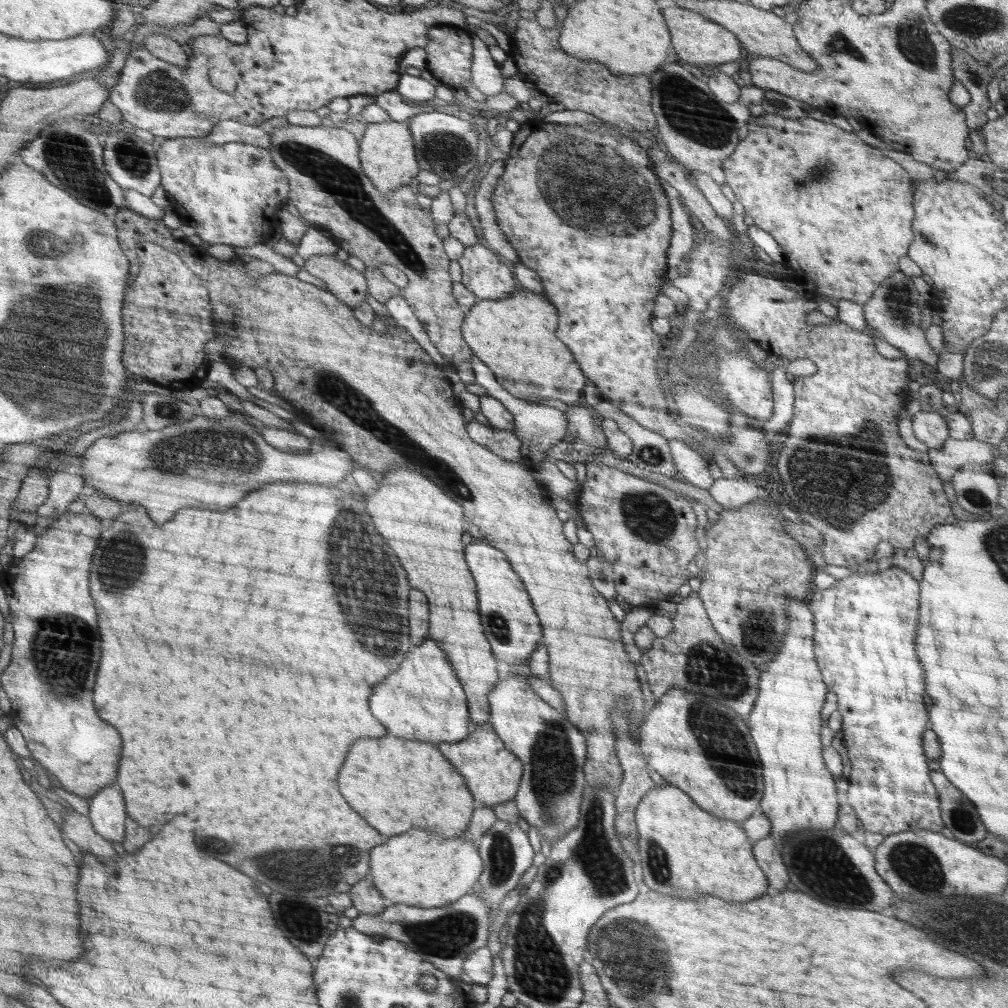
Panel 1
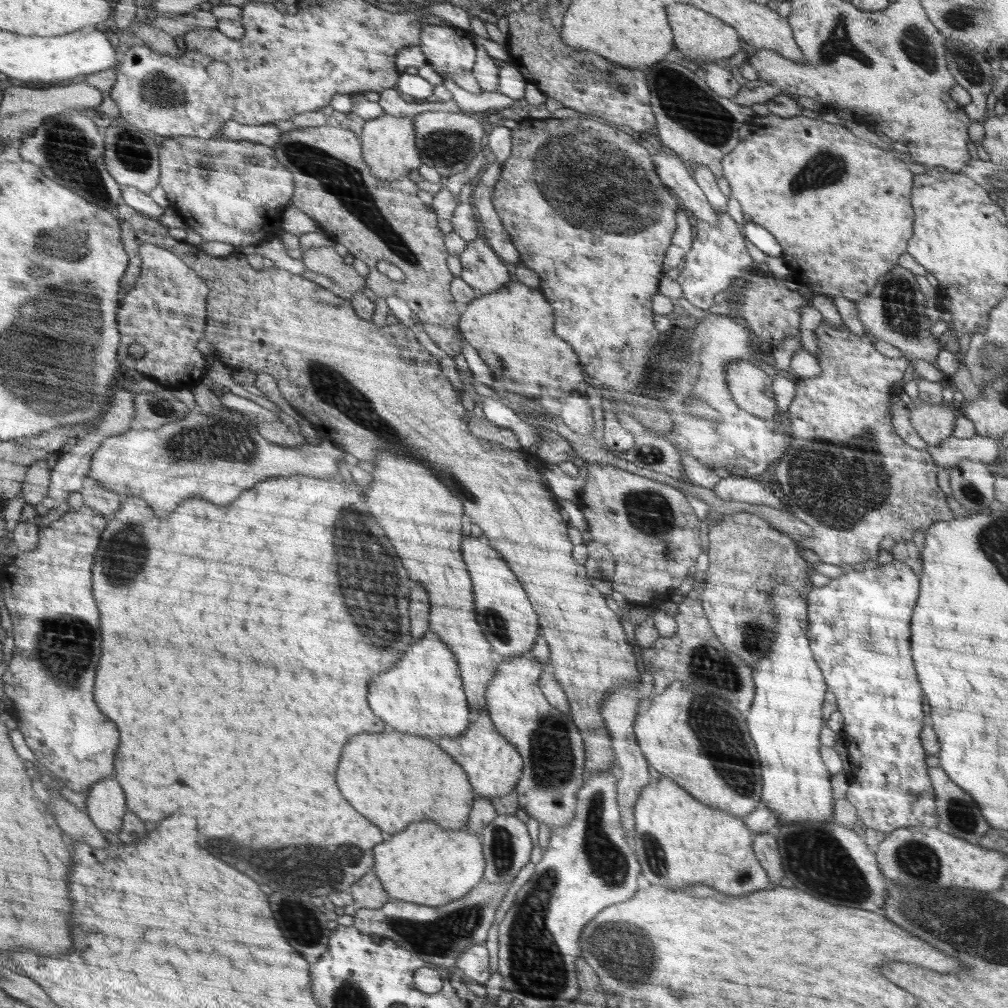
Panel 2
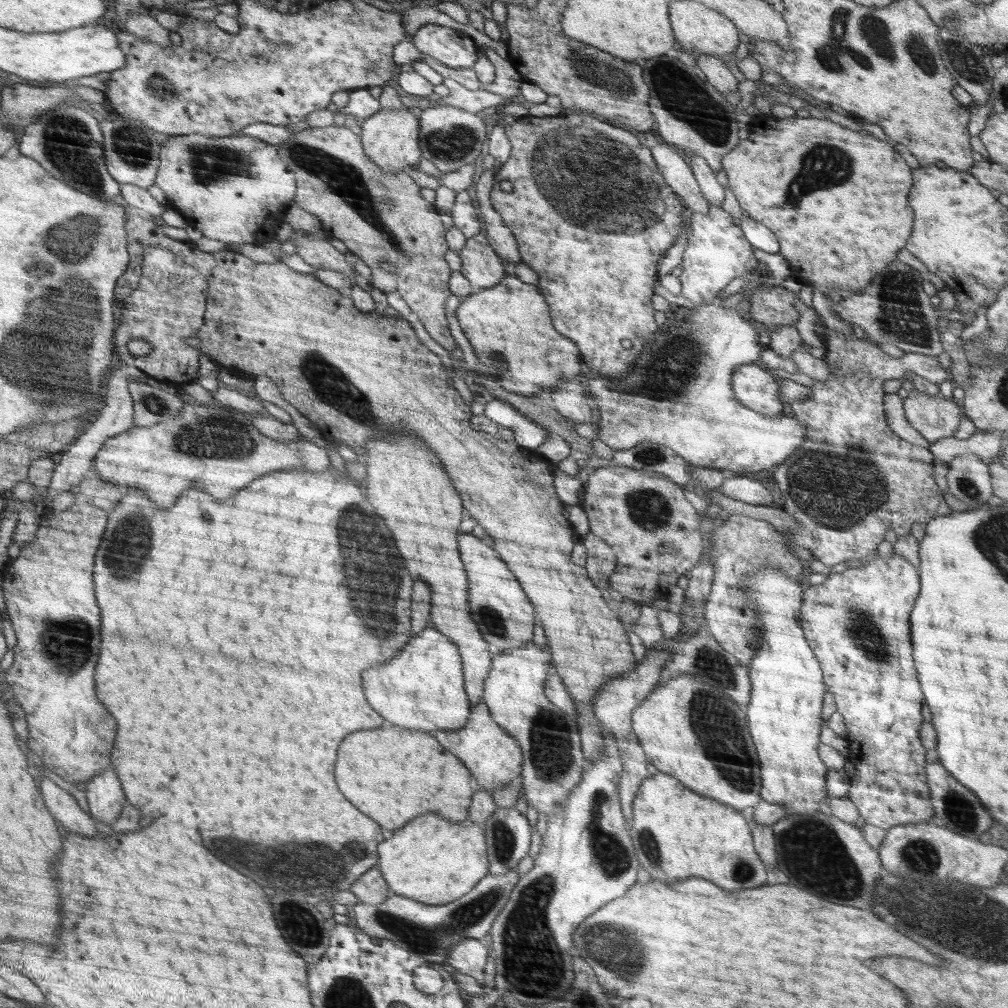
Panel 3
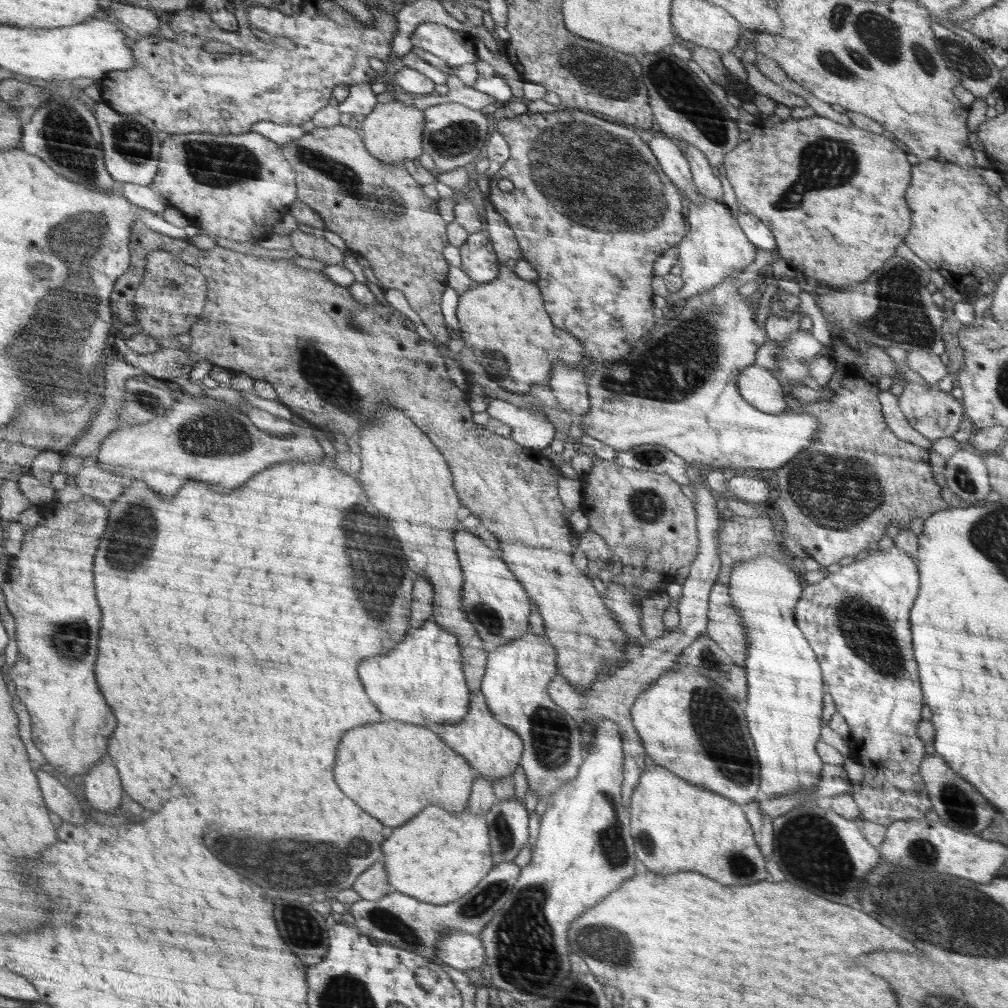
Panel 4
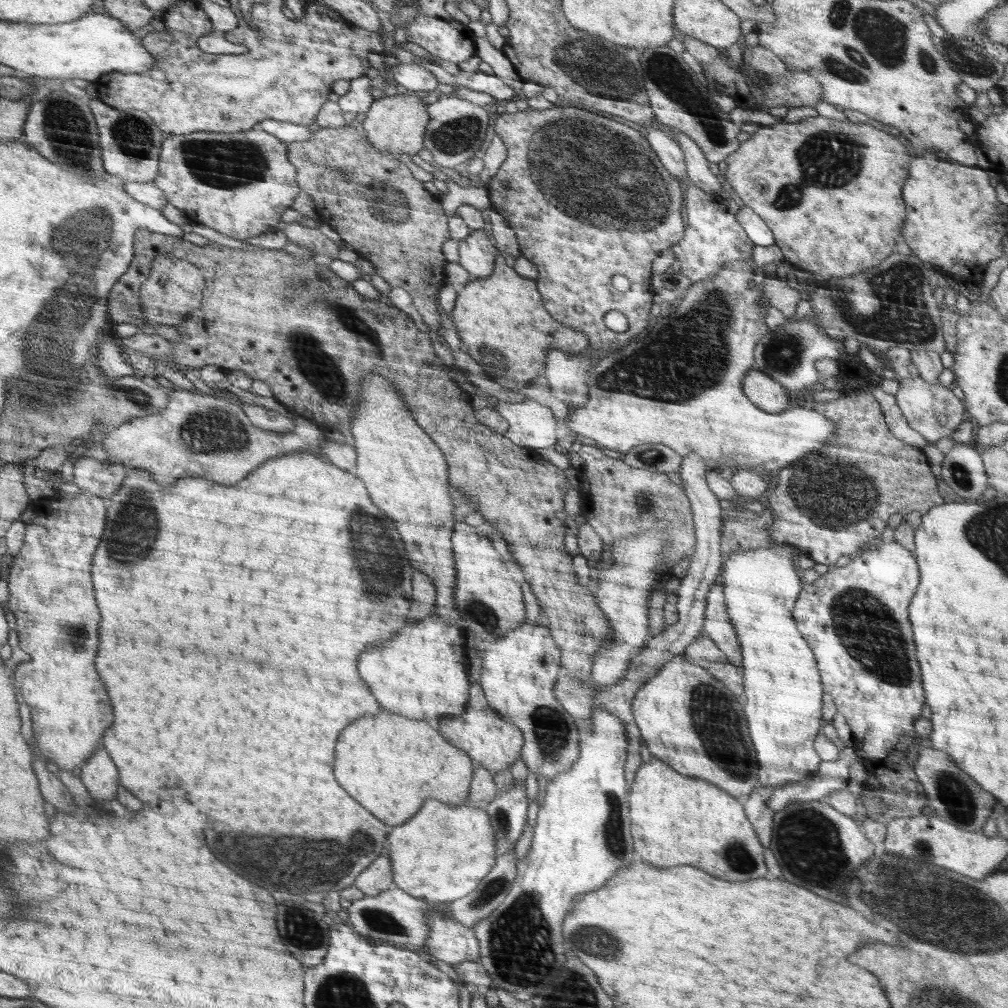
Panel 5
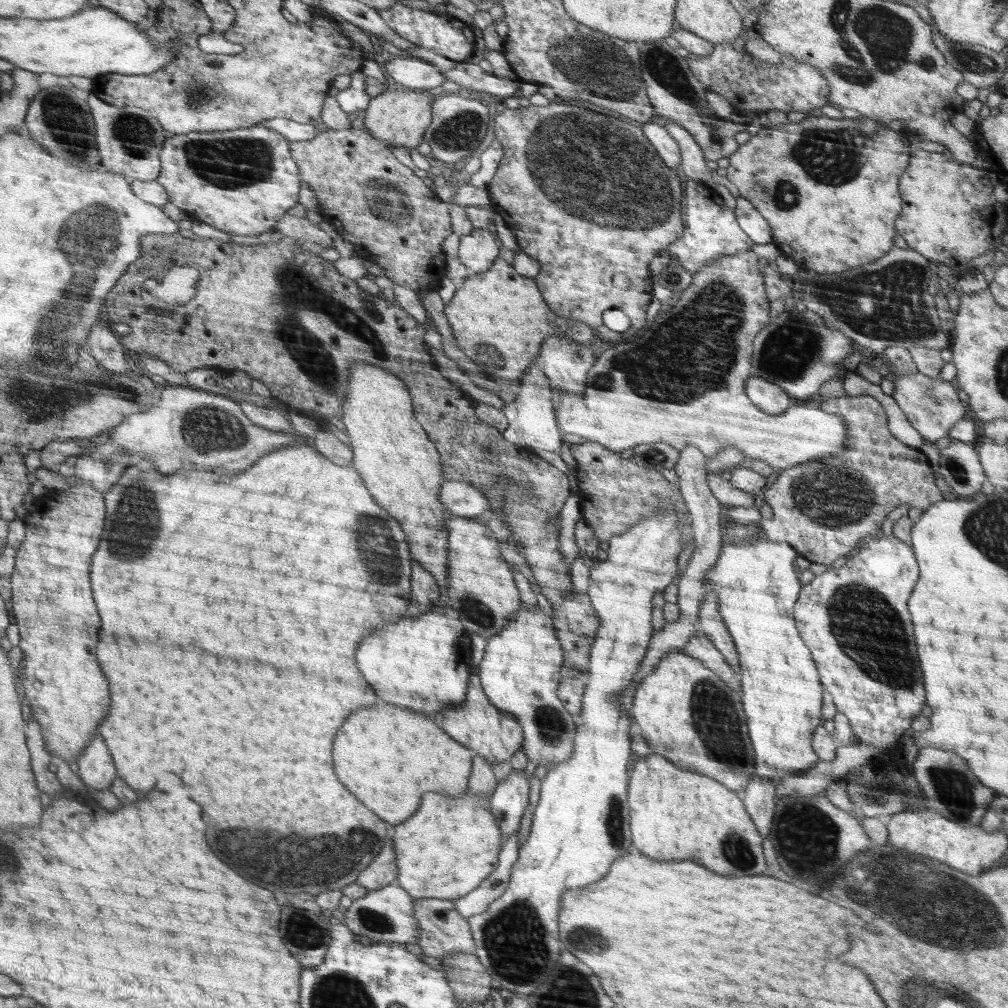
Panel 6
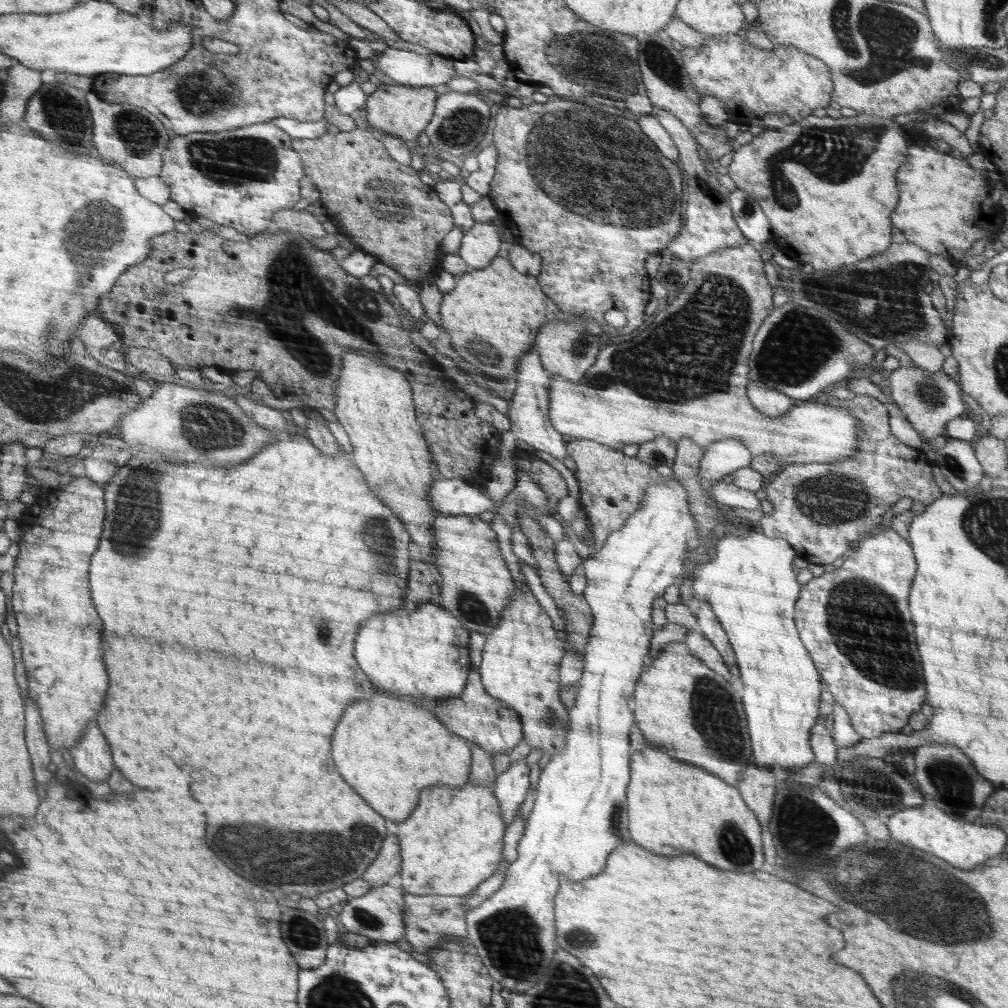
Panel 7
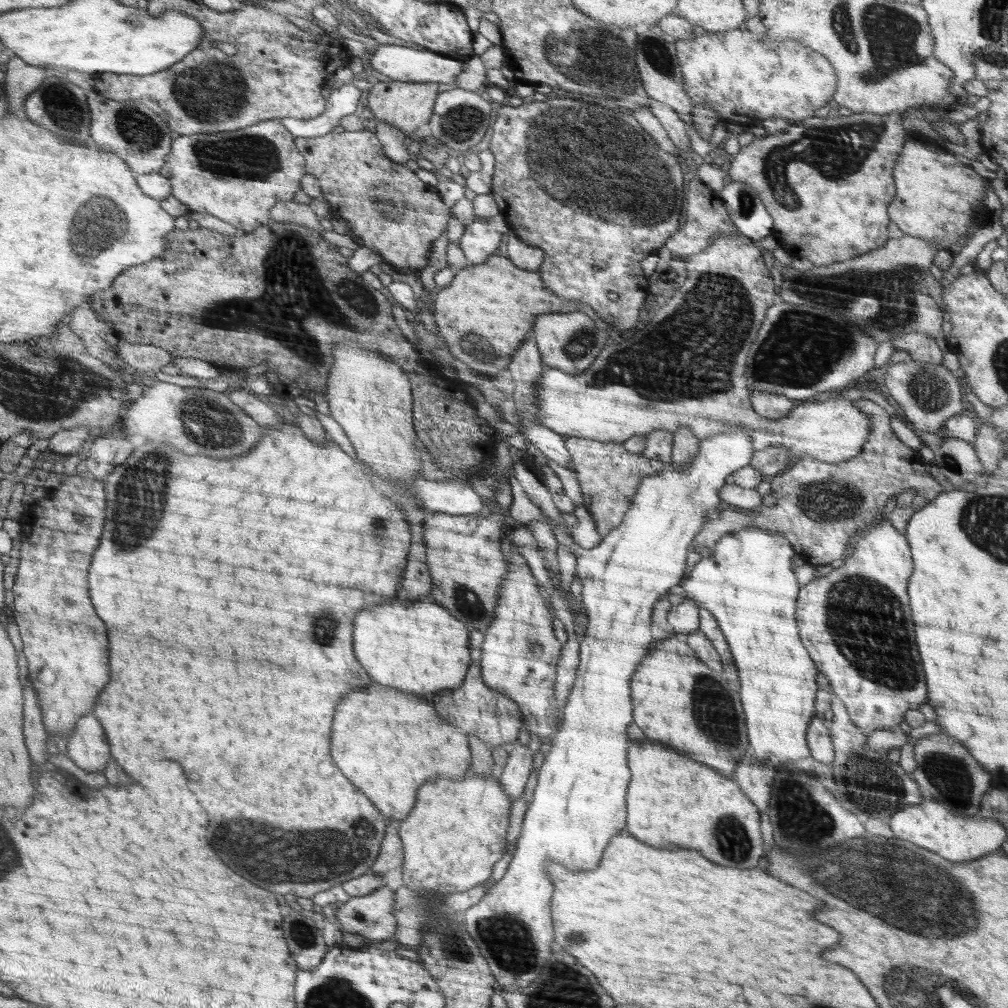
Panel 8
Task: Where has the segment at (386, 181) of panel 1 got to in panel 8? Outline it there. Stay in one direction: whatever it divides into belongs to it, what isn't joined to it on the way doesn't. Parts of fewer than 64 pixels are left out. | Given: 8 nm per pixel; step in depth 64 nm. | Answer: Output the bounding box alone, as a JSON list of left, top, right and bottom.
[368,79,438,140]

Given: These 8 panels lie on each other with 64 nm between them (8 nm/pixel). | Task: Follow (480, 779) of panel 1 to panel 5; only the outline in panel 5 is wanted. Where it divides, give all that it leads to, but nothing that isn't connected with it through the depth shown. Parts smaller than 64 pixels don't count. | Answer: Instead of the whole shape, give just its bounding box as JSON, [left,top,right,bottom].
[434,682,522,773]

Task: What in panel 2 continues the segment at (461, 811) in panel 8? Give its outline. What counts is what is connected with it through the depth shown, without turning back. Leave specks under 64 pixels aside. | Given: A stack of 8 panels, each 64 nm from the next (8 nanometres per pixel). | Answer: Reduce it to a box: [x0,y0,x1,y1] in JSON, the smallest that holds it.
[372,820,486,906]

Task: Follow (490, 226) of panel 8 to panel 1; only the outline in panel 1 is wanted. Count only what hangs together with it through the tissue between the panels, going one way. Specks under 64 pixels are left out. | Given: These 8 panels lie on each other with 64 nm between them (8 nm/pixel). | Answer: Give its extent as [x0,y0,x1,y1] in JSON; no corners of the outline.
[457,244,522,300]

